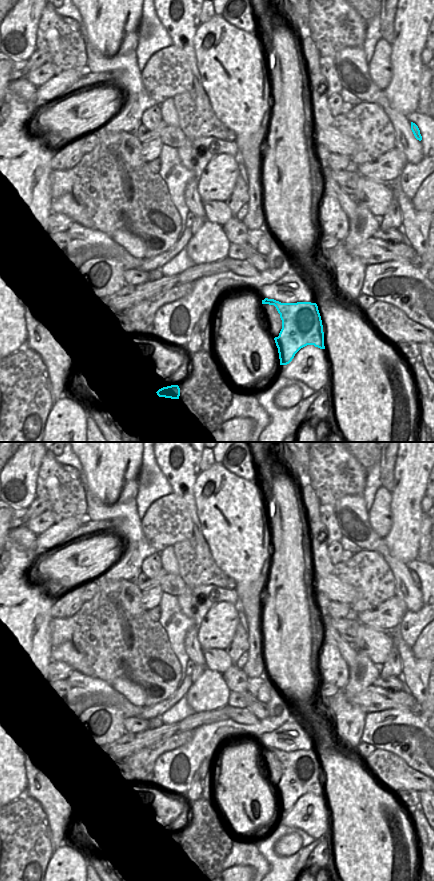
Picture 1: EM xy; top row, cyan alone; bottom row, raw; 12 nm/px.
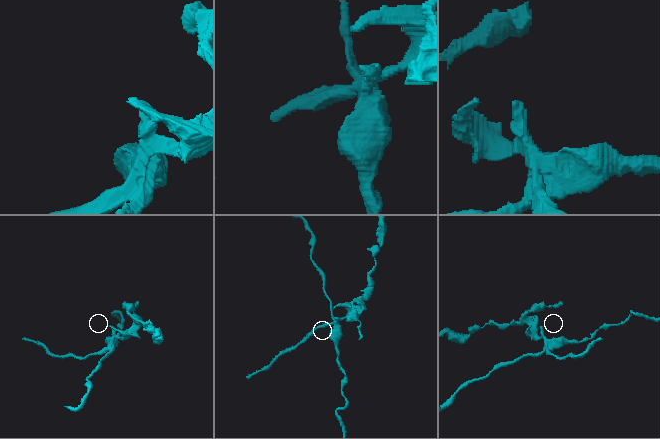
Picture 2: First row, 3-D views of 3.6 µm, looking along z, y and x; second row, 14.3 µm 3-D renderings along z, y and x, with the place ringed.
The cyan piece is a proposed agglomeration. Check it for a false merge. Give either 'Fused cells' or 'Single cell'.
Fused cells.

